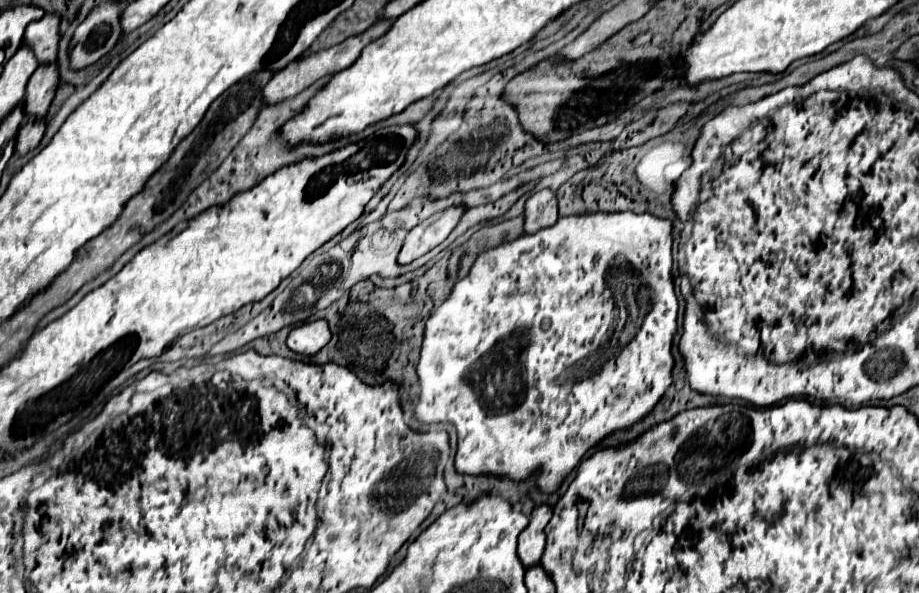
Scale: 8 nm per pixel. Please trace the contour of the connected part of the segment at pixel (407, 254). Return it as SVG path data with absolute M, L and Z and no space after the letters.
M452 205L452 207L432 215L430 219L422 221L420 225L416 225L408 233L408 237L402 245L402 251L398 255L398 261L410 263L410 261L418 259L420 255L424 255L426 251L430 251L432 247L440 245L450 235L450 231L458 225L458 221L462 219L464 213L466 213L464 205Z

